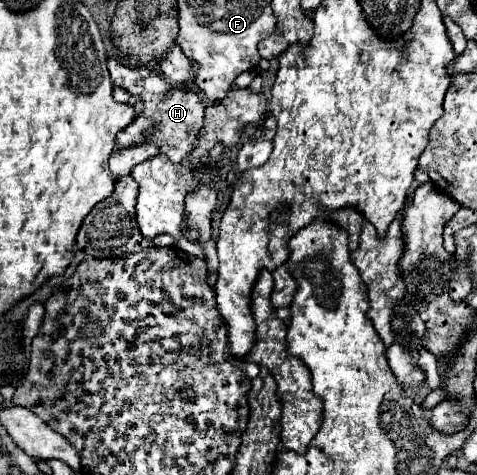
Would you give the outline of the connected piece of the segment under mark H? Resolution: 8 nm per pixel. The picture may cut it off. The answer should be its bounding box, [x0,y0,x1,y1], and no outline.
[108,58,206,162]

